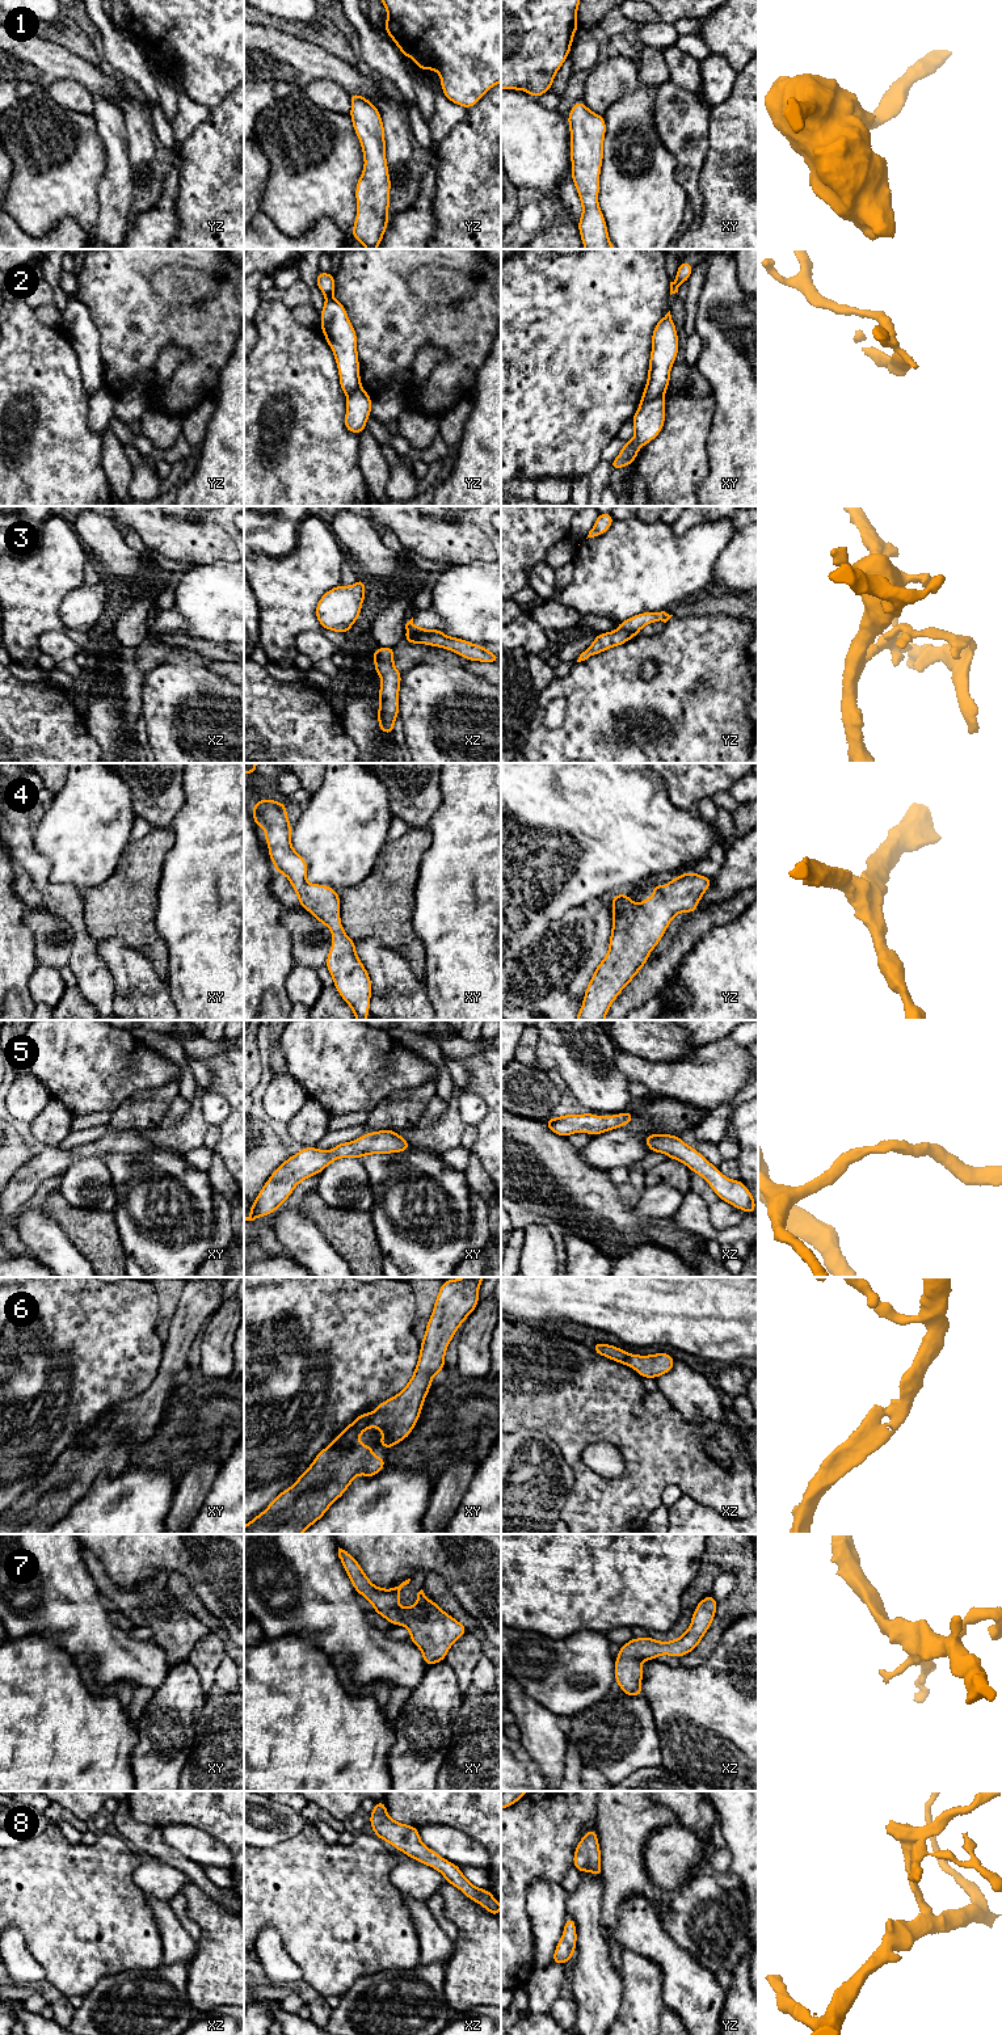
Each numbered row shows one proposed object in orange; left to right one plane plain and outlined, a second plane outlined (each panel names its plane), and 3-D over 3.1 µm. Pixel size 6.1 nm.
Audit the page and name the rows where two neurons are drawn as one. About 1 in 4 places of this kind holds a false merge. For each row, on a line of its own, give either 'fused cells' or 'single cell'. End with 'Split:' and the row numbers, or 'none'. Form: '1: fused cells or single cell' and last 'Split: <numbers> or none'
1: single cell
2: fused cells
3: fused cells
4: single cell
5: single cell
6: single cell
7: single cell
8: single cell
Split: 2, 3

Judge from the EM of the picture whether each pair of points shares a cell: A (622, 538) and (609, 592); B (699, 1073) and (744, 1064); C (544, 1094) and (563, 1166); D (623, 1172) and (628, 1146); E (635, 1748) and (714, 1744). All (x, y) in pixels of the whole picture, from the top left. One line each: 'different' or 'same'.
A: same
B: same
C: different
D: different
E: different

